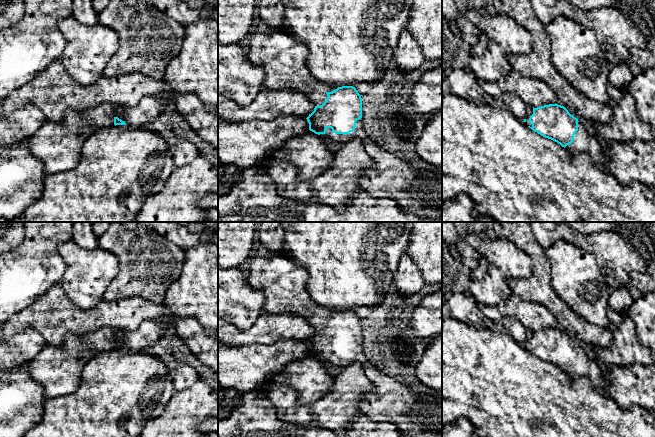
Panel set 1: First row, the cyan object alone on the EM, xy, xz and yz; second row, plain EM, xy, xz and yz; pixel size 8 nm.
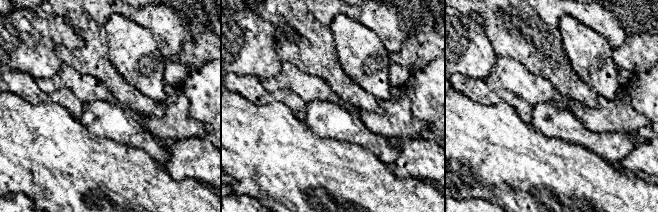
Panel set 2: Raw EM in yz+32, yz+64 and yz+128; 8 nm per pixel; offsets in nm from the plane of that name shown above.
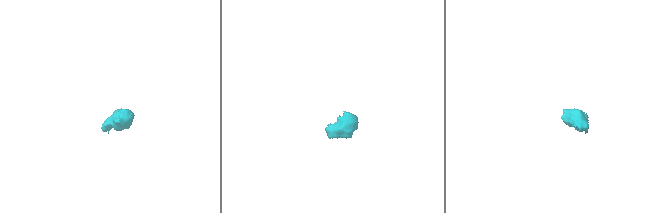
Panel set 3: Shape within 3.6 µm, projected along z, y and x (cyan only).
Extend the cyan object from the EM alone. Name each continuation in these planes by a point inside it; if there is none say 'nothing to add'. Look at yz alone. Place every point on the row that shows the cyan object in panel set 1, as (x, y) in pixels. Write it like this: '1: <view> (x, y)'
1: yz (583, 142)

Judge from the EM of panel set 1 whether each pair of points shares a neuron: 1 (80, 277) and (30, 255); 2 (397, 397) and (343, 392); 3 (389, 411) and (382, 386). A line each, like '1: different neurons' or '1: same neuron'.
1: different neurons
2: different neurons
3: same neuron

